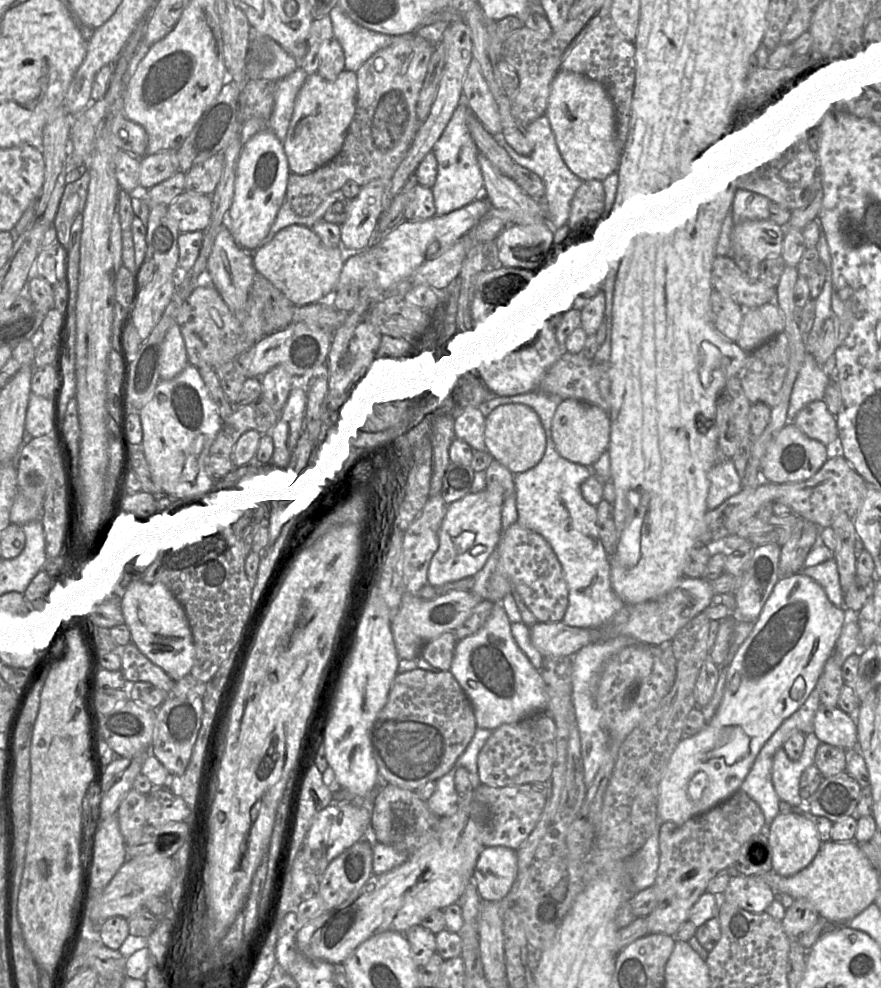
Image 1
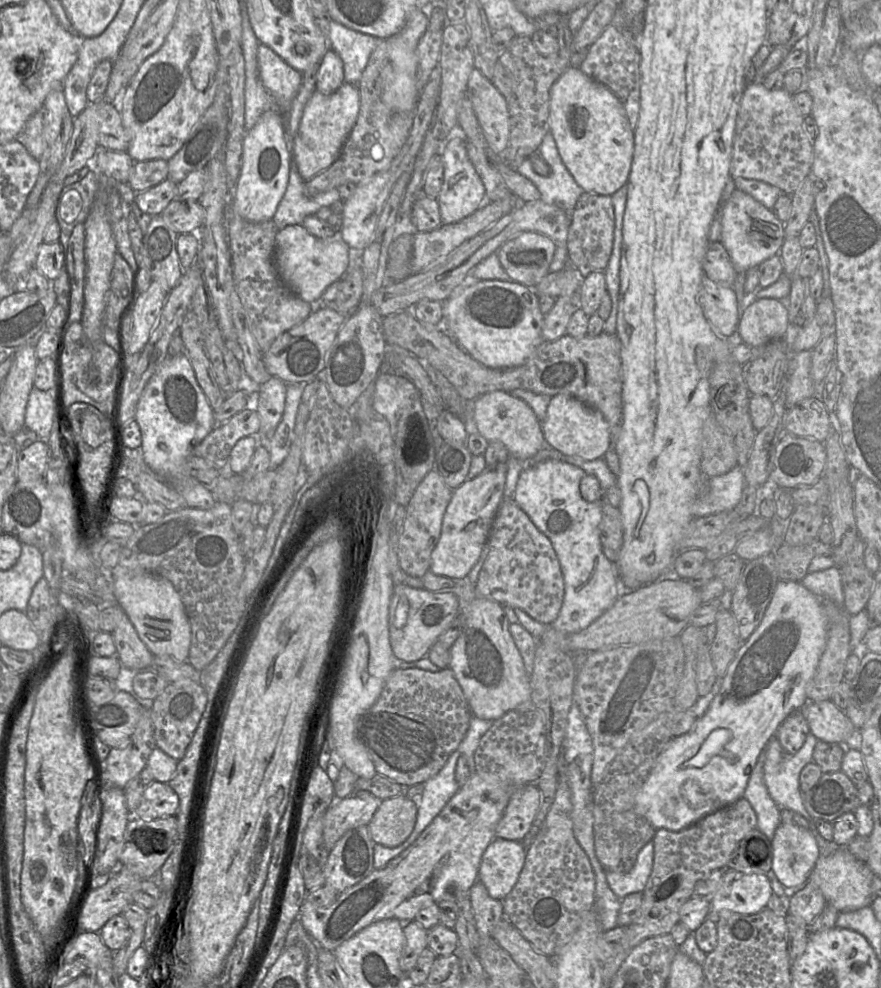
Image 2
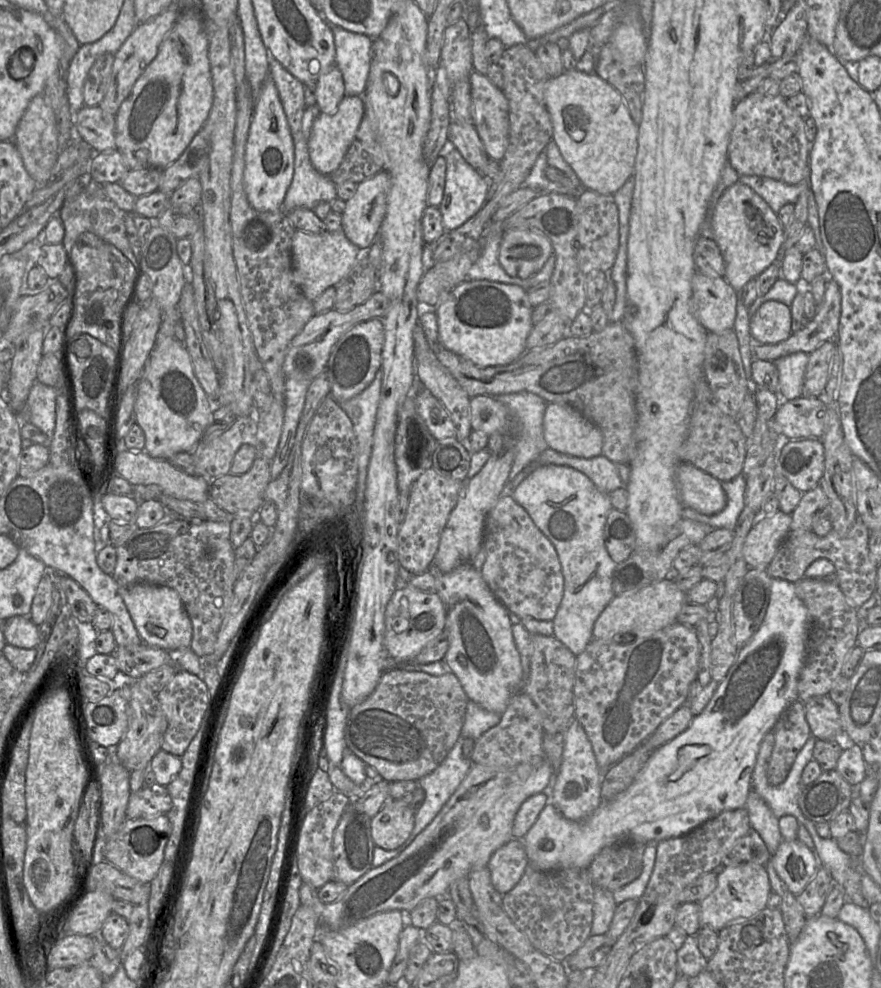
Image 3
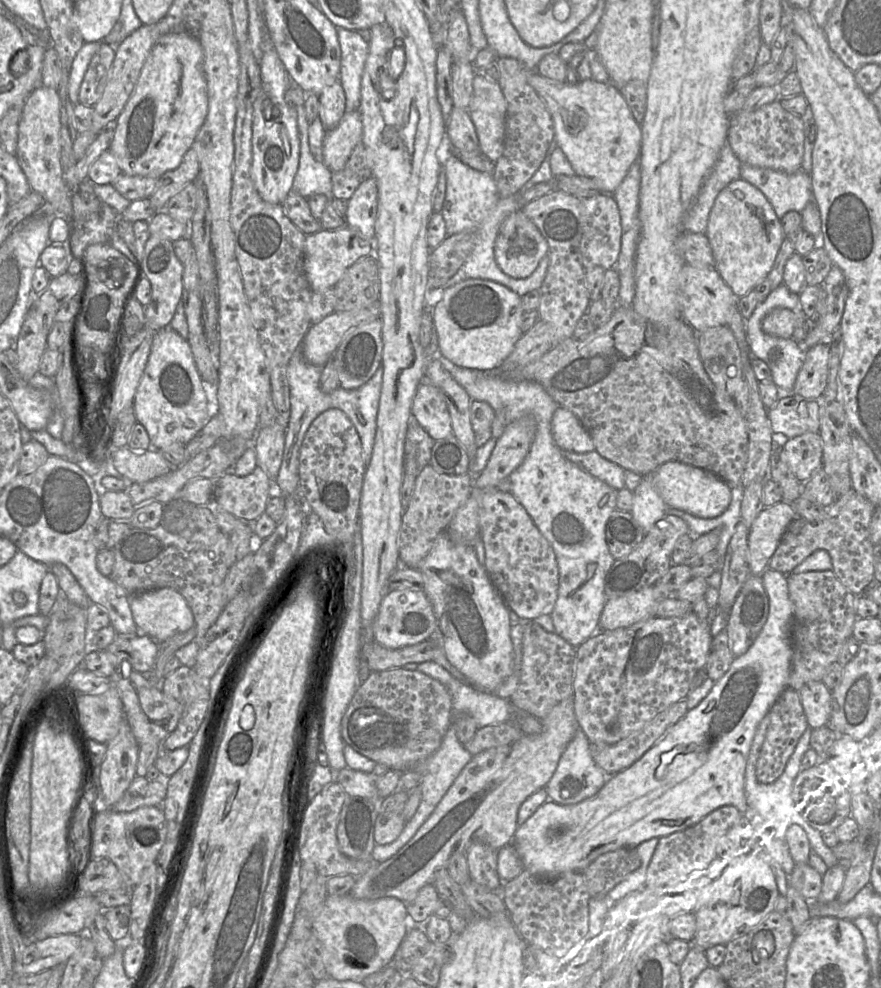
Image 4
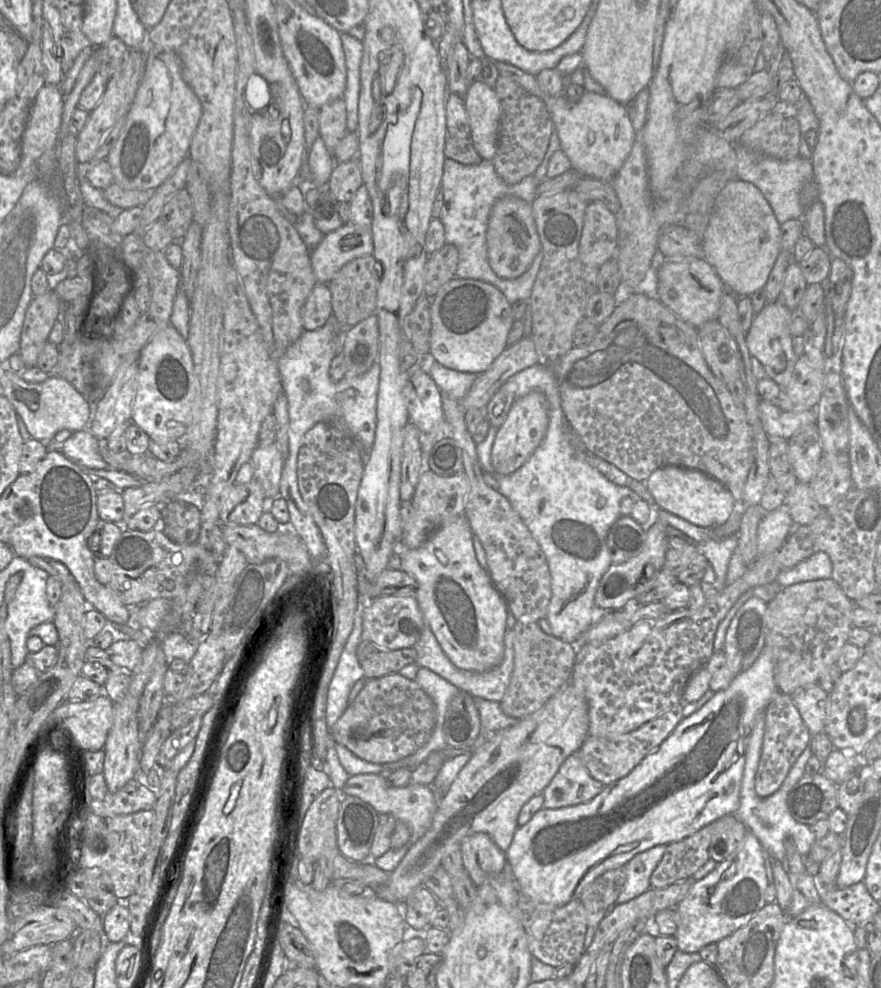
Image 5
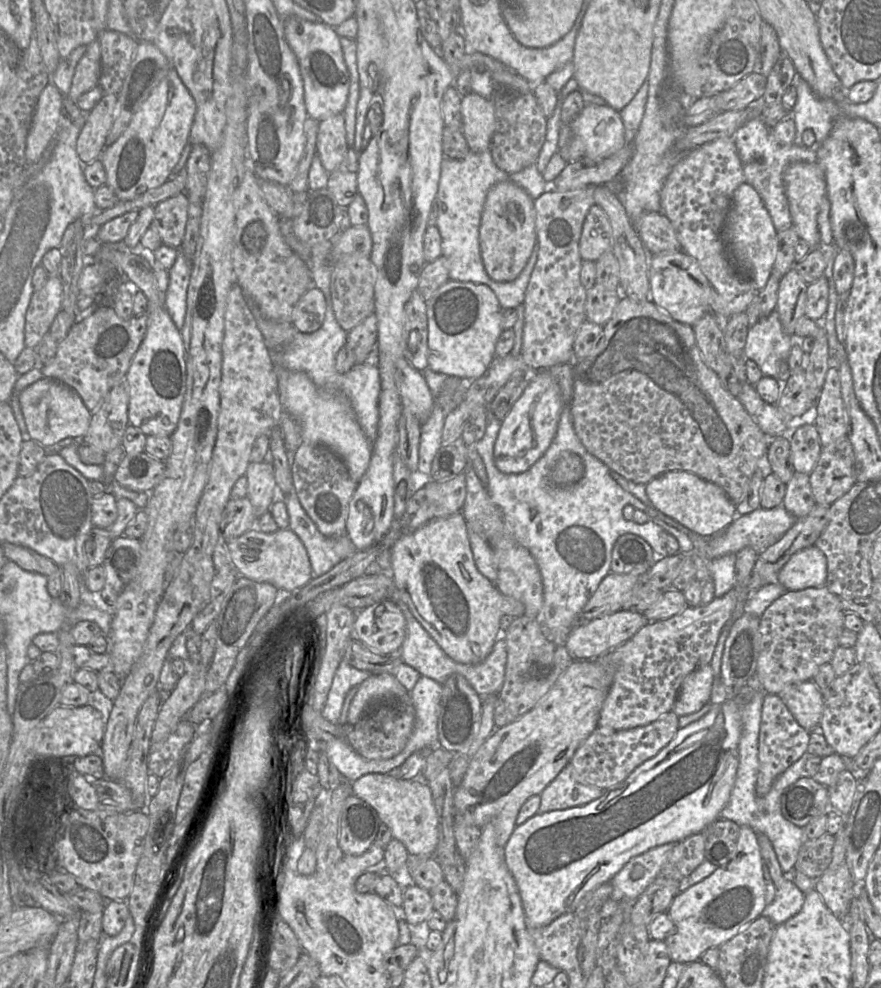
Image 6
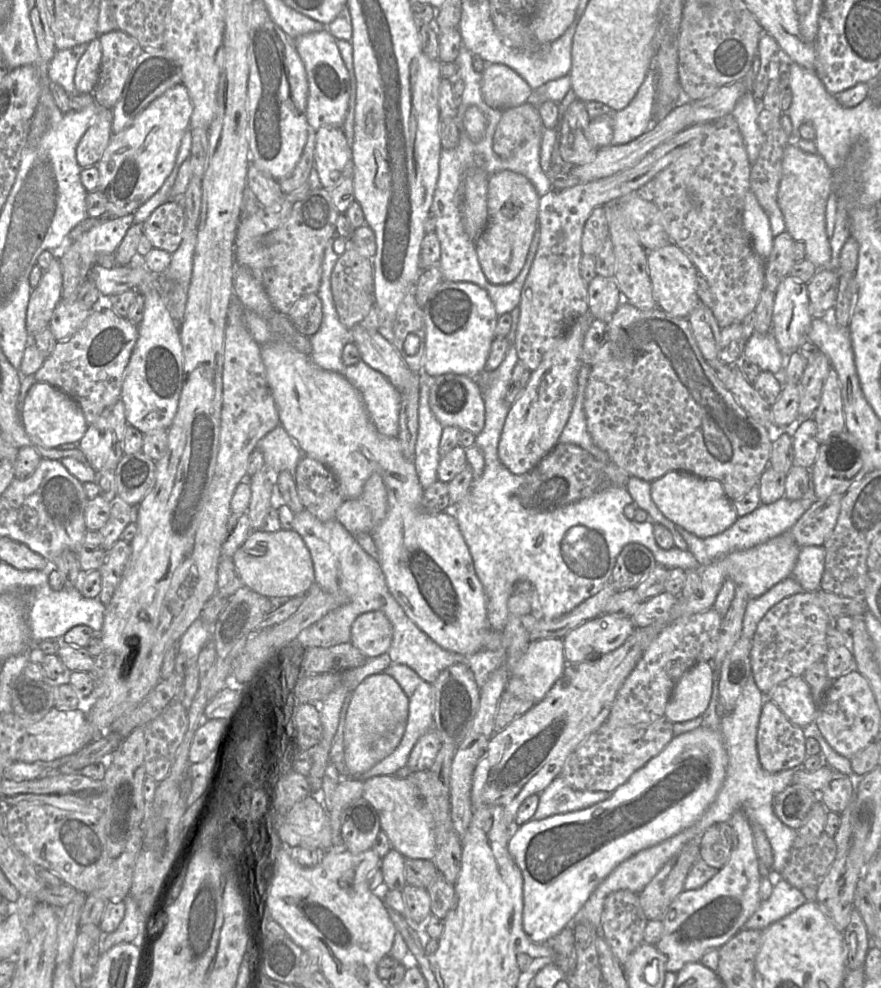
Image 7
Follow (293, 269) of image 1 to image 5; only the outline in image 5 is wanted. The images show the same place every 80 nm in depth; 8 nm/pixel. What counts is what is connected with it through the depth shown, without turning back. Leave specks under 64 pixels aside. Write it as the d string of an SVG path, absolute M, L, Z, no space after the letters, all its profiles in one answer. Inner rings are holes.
M352 224L323 236L310 252L313 273L318 283L328 284L350 261L373 254L370 230Z

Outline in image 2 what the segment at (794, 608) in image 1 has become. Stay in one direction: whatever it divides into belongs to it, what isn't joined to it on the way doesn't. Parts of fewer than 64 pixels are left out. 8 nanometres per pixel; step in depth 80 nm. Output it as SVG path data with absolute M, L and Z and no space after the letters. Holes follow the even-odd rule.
M779 579L760 624L750 635L750 637L741 643L734 659L729 664L727 671L723 676L721 688L718 694L710 703L706 713L702 717L697 719L695 725L688 733L673 738L669 745L658 757L657 762L652 768L647 780L635 797L635 812L638 815L644 817L656 830L666 829L669 831L678 832L696 823L705 816L742 798L749 777L759 755L762 753L762 750L767 745L768 741L773 736L775 736L776 730L779 725L791 713L796 710L802 709L808 702L807 687L812 677L814 676L820 657L825 649L828 626L829 622L822 606L821 598L807 589L801 582Z

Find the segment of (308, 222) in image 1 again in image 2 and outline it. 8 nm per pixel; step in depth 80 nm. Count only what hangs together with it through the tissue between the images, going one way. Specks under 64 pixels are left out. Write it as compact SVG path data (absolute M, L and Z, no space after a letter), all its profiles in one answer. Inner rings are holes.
M292 155L288 186L272 219L279 230L289 225L302 225L307 216L316 215L322 207L342 201L338 189L309 198L304 195L304 183Z

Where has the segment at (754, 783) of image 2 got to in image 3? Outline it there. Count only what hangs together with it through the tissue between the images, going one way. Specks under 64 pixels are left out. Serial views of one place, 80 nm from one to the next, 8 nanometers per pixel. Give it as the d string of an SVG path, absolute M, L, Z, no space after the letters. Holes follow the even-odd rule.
M753 789L748 794L745 808L748 811L751 827L759 833L772 857L783 841L779 818Z

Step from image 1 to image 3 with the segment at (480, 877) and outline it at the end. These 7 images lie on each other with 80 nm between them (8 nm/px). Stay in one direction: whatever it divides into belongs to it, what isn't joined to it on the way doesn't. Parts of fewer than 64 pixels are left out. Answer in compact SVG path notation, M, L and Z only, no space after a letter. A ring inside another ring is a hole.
M511 839L490 857L487 868L495 889L502 895L515 887L529 862L523 841Z

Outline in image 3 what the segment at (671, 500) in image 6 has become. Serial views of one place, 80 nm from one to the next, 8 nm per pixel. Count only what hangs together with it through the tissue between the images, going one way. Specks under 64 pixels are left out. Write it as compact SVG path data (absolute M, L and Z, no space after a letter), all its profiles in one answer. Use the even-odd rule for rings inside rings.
M680 462L675 470L675 481L683 506L705 515L725 508L727 498L721 482L692 464Z

